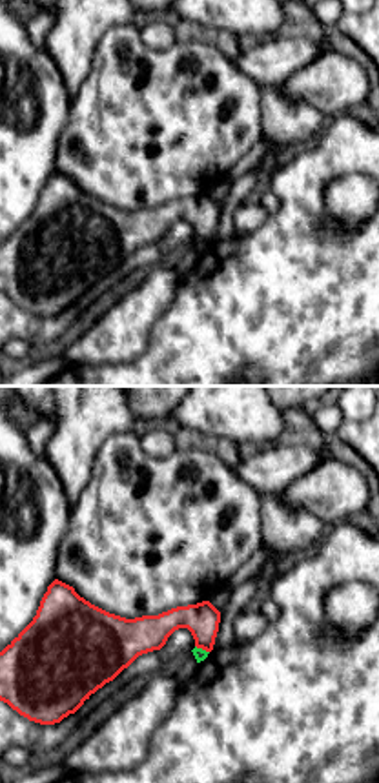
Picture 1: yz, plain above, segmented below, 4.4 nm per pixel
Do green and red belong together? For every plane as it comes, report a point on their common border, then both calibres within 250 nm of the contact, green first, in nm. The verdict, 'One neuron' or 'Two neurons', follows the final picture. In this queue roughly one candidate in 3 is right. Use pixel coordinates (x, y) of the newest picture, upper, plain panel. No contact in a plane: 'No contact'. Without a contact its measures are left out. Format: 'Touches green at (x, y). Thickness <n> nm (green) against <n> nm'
Touches green at (201, 241). Thickness 50 nm (green) against 160 nm

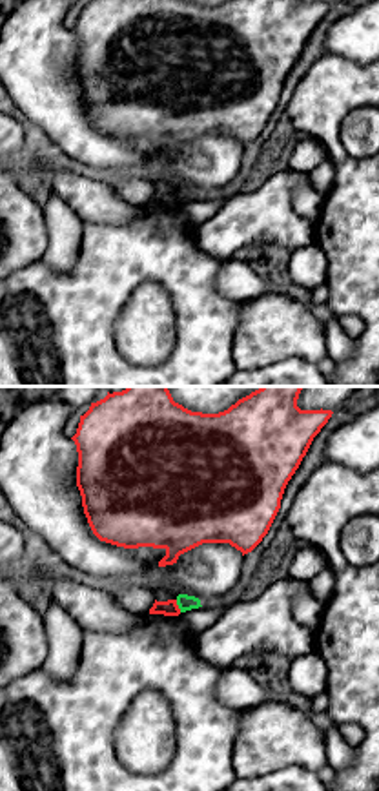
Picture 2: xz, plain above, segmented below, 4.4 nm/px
Touches green at (177, 195). Thickness 70 nm (green) against 70 nm

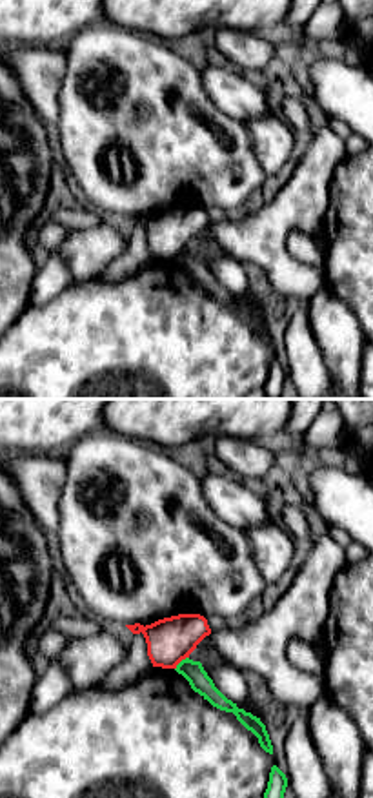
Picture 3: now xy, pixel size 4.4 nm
Touches green at (181, 254). Thickness 90 nm (green) against 200 nm

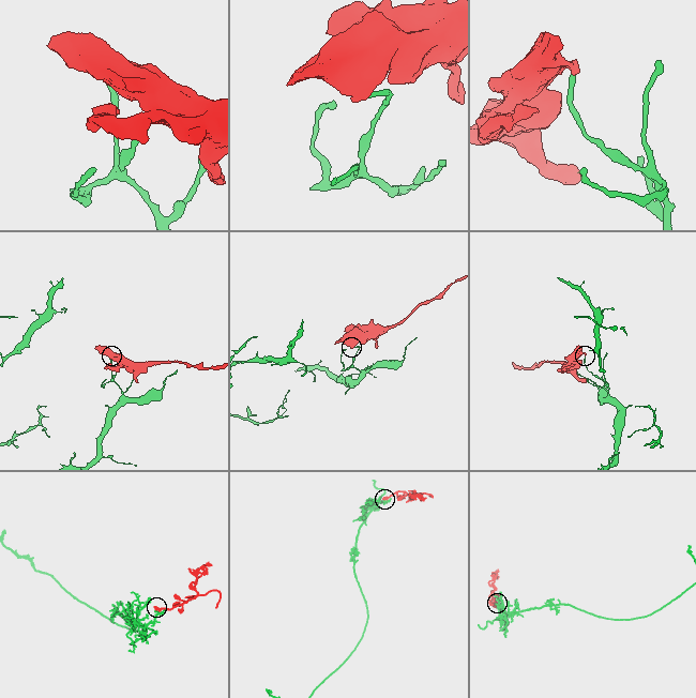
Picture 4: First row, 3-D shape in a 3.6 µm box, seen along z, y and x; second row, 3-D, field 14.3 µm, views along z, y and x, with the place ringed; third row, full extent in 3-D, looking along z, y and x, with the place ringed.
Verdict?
Two neurons

